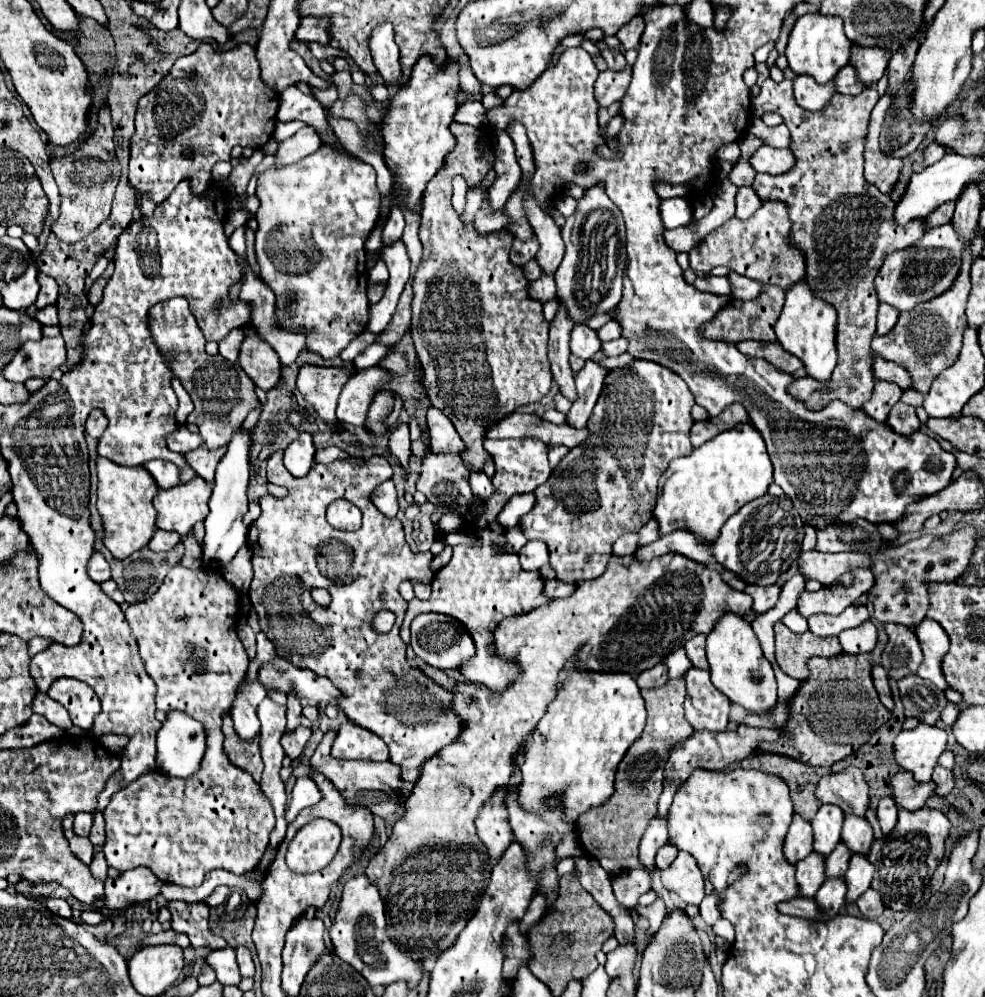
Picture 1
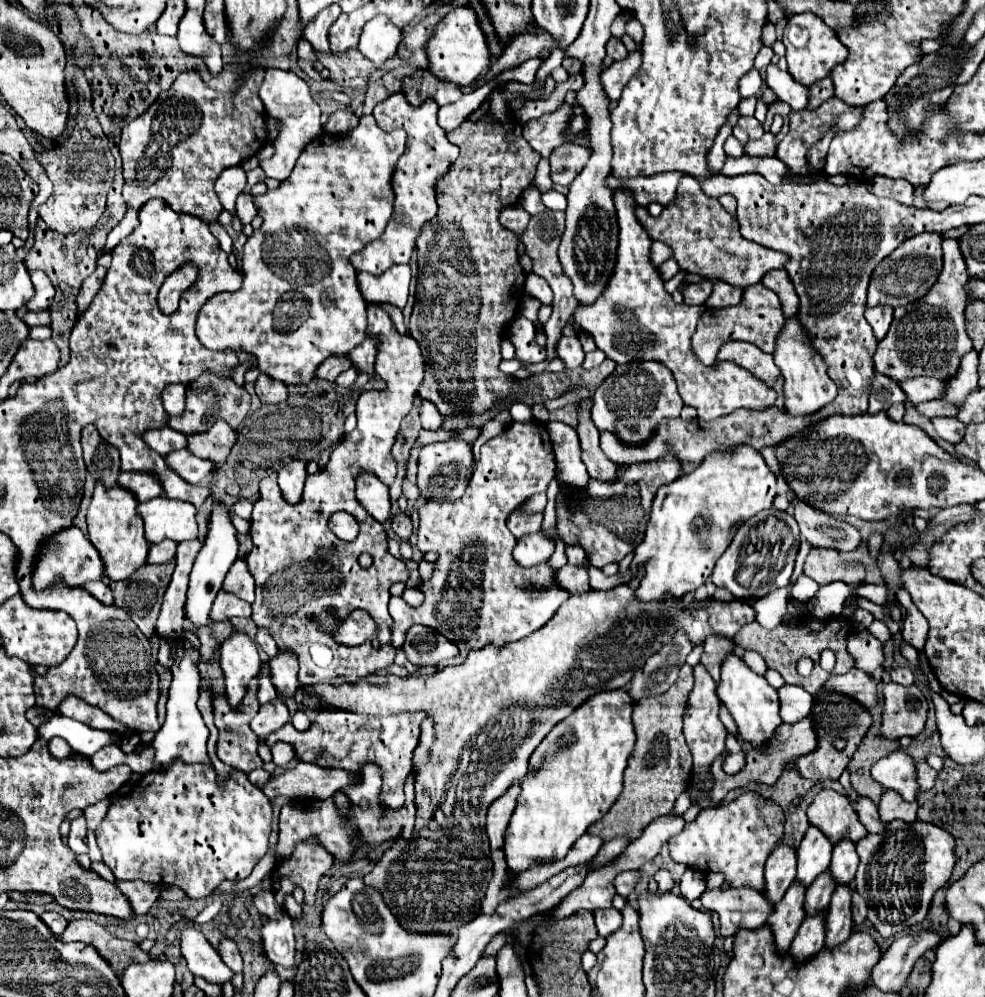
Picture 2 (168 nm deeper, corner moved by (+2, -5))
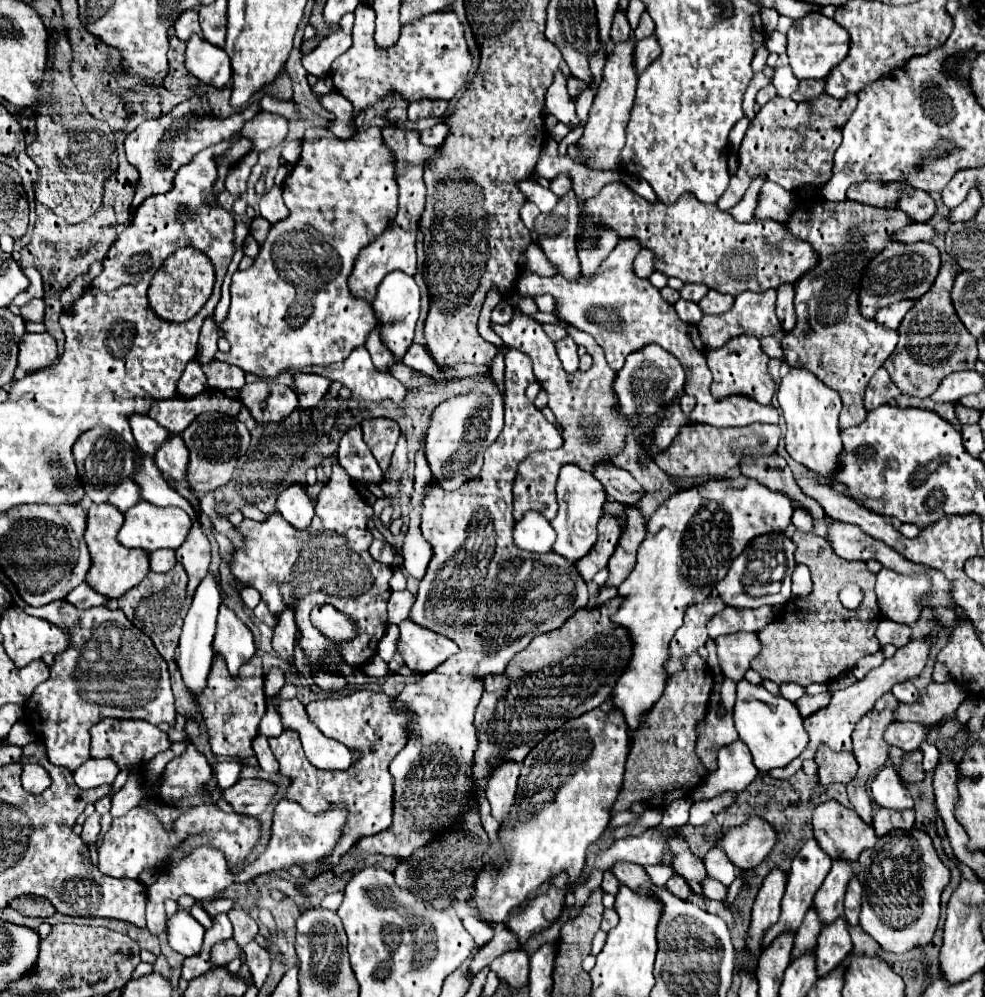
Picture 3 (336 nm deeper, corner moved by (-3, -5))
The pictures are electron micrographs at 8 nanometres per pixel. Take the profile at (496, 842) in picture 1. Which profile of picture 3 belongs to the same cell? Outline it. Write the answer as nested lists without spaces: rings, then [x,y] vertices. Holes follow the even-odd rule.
[[[505,760],[493,768],[487,786],[487,800],[491,802],[493,816],[501,824],[511,810],[511,802],[515,802],[517,792],[517,778],[519,778],[519,762]]]

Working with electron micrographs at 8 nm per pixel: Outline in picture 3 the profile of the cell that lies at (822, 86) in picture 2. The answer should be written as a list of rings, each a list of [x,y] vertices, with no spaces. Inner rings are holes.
[[[825,80],[823,82],[799,82],[799,88],[795,90],[795,94],[791,94],[791,98],[795,102],[807,102],[811,98],[821,96],[825,90]]]

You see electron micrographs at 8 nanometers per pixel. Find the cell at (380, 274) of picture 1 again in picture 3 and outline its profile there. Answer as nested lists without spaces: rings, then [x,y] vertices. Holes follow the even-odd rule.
[[[389,122],[383,128],[383,140],[391,148],[393,164],[395,164],[395,182],[399,184],[399,208],[393,224],[387,226],[387,230],[377,236],[371,246],[365,246],[355,262],[355,270],[349,278],[349,290],[355,298],[365,298],[371,302],[375,298],[375,290],[379,282],[393,270],[401,270],[409,276],[417,272],[417,256],[415,256],[415,236],[417,236],[417,224],[421,218],[421,212],[425,208],[425,182],[423,182],[423,164],[425,160],[435,154],[437,148],[421,144],[419,132],[405,132],[397,128],[393,122]]]

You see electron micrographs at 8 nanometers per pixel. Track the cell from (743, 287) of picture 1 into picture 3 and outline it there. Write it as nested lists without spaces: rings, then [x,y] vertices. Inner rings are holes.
[[[709,290],[701,298],[699,308],[703,314],[723,314],[731,308],[731,302],[733,302],[733,298],[729,294],[719,294],[717,290]]]

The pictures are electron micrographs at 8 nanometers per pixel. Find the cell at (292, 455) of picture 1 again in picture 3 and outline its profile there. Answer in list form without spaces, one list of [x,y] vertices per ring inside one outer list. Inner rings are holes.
[[[301,484],[287,486],[279,494],[277,510],[297,530],[307,528],[311,524],[311,518],[313,518],[313,502],[309,500],[309,496]]]

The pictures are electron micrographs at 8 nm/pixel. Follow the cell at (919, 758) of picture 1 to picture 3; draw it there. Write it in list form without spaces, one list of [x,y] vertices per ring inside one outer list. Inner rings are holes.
[[[889,762],[875,776],[875,780],[871,784],[873,800],[881,808],[889,808],[889,810],[909,810],[909,808],[913,808],[913,798],[909,796],[909,792],[903,786],[903,782],[899,782],[899,774],[895,774],[895,770],[897,768]]]

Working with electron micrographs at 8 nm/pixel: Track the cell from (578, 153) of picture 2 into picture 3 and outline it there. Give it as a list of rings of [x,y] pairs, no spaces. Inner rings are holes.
[[[561,174],[559,178],[551,180],[549,190],[551,190],[555,196],[563,196],[563,194],[567,194],[567,190],[571,190],[571,180],[569,180],[565,174]]]

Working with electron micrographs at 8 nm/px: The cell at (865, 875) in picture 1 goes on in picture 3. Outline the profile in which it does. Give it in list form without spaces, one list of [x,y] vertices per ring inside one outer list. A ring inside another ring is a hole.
[[[839,918],[831,926],[825,926],[819,934],[817,948],[815,948],[817,976],[823,978],[829,972],[833,972],[839,966],[839,962],[845,962],[851,948],[853,946],[851,946],[851,936],[845,918]]]

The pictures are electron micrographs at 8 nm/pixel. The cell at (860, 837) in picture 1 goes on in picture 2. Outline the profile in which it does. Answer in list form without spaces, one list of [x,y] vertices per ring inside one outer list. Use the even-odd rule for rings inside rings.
[[[842,838],[842,842],[838,842],[832,852],[830,872],[832,872],[834,880],[838,884],[850,884],[854,880],[858,862],[860,862],[860,858],[856,852],[856,844],[848,838]]]

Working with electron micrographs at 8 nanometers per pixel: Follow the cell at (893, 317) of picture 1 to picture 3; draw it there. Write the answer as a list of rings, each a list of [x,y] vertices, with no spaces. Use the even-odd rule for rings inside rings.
[[[901,300],[901,302],[895,302],[887,308],[881,308],[877,314],[875,314],[875,320],[881,324],[881,326],[887,326],[887,328],[893,328],[897,330],[901,320],[905,318],[905,314],[913,308],[913,302],[911,300]]]

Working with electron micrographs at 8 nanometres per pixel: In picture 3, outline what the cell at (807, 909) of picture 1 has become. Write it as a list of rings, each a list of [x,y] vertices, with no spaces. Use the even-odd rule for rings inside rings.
[[[703,878],[703,880],[701,880],[701,888],[703,888],[705,898],[711,898],[711,900],[723,902],[725,896],[727,896],[727,886],[723,886],[721,882],[711,880],[711,878]]]

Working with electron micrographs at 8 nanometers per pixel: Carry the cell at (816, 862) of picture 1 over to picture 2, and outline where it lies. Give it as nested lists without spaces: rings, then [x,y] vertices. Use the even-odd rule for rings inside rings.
[[[798,880],[790,884],[786,890],[784,898],[774,906],[774,914],[770,914],[768,924],[774,930],[774,940],[778,942],[778,950],[786,952],[790,948],[790,942],[794,940],[794,934],[806,916],[804,910],[804,896],[806,896],[806,886]]]

